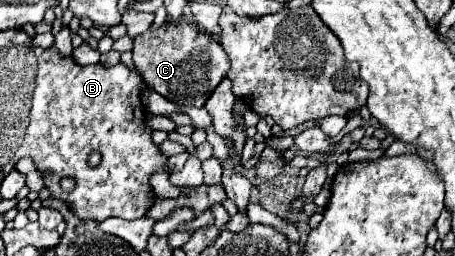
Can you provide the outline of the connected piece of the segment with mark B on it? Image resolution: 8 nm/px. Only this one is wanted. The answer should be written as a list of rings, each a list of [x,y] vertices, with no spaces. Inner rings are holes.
[[[34,47],[34,57],[38,57],[38,77],[34,77],[34,105],[30,105],[30,121],[26,121],[26,137],[22,137],[22,149],[18,149],[18,157],[22,159],[38,153],[38,171],[44,177],[54,175],[54,180],[45,180],[45,187],[54,199],[64,201],[66,207],[82,221],[104,221],[108,217],[144,217],[154,195],[148,179],[154,171],[164,171],[166,157],[152,143],[152,129],[144,125],[140,73],[130,71],[122,63],[108,69],[100,63],[80,67],[72,57],[62,57],[56,47]],[[94,151],[102,155],[102,163],[96,167],[88,163],[88,157]],[[64,175],[76,179],[76,189],[72,193],[64,193],[58,185]]]

